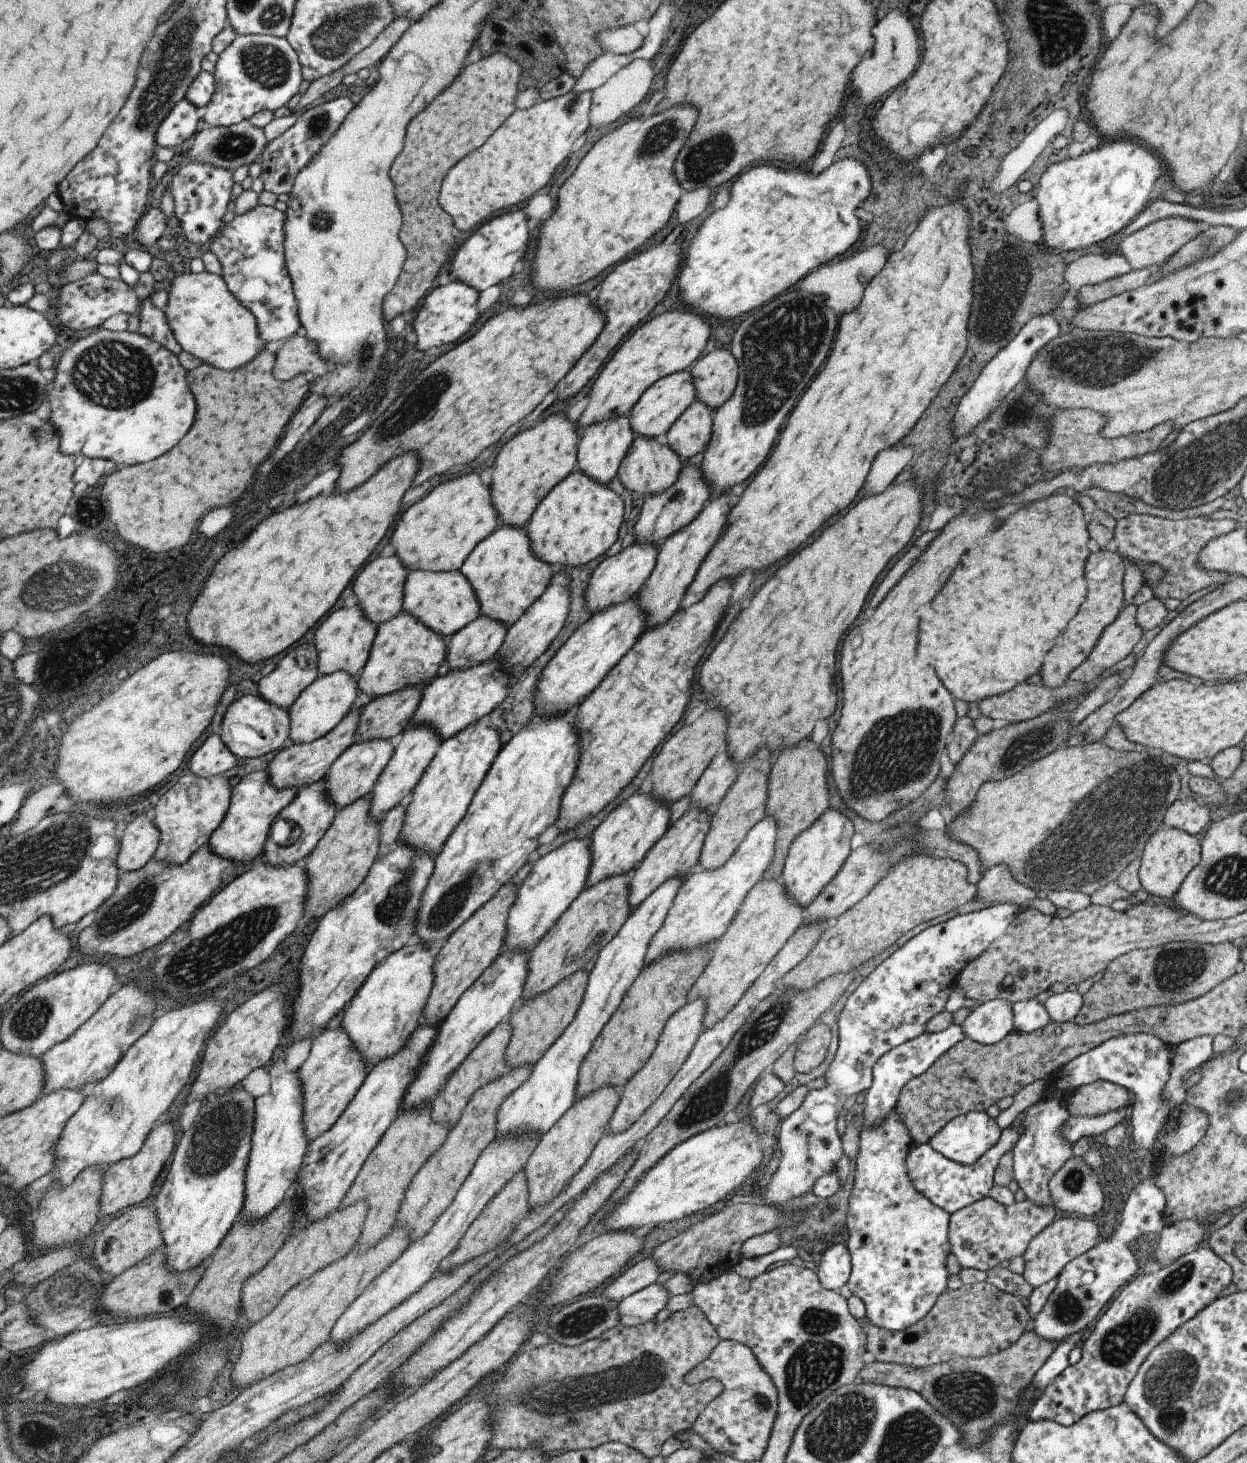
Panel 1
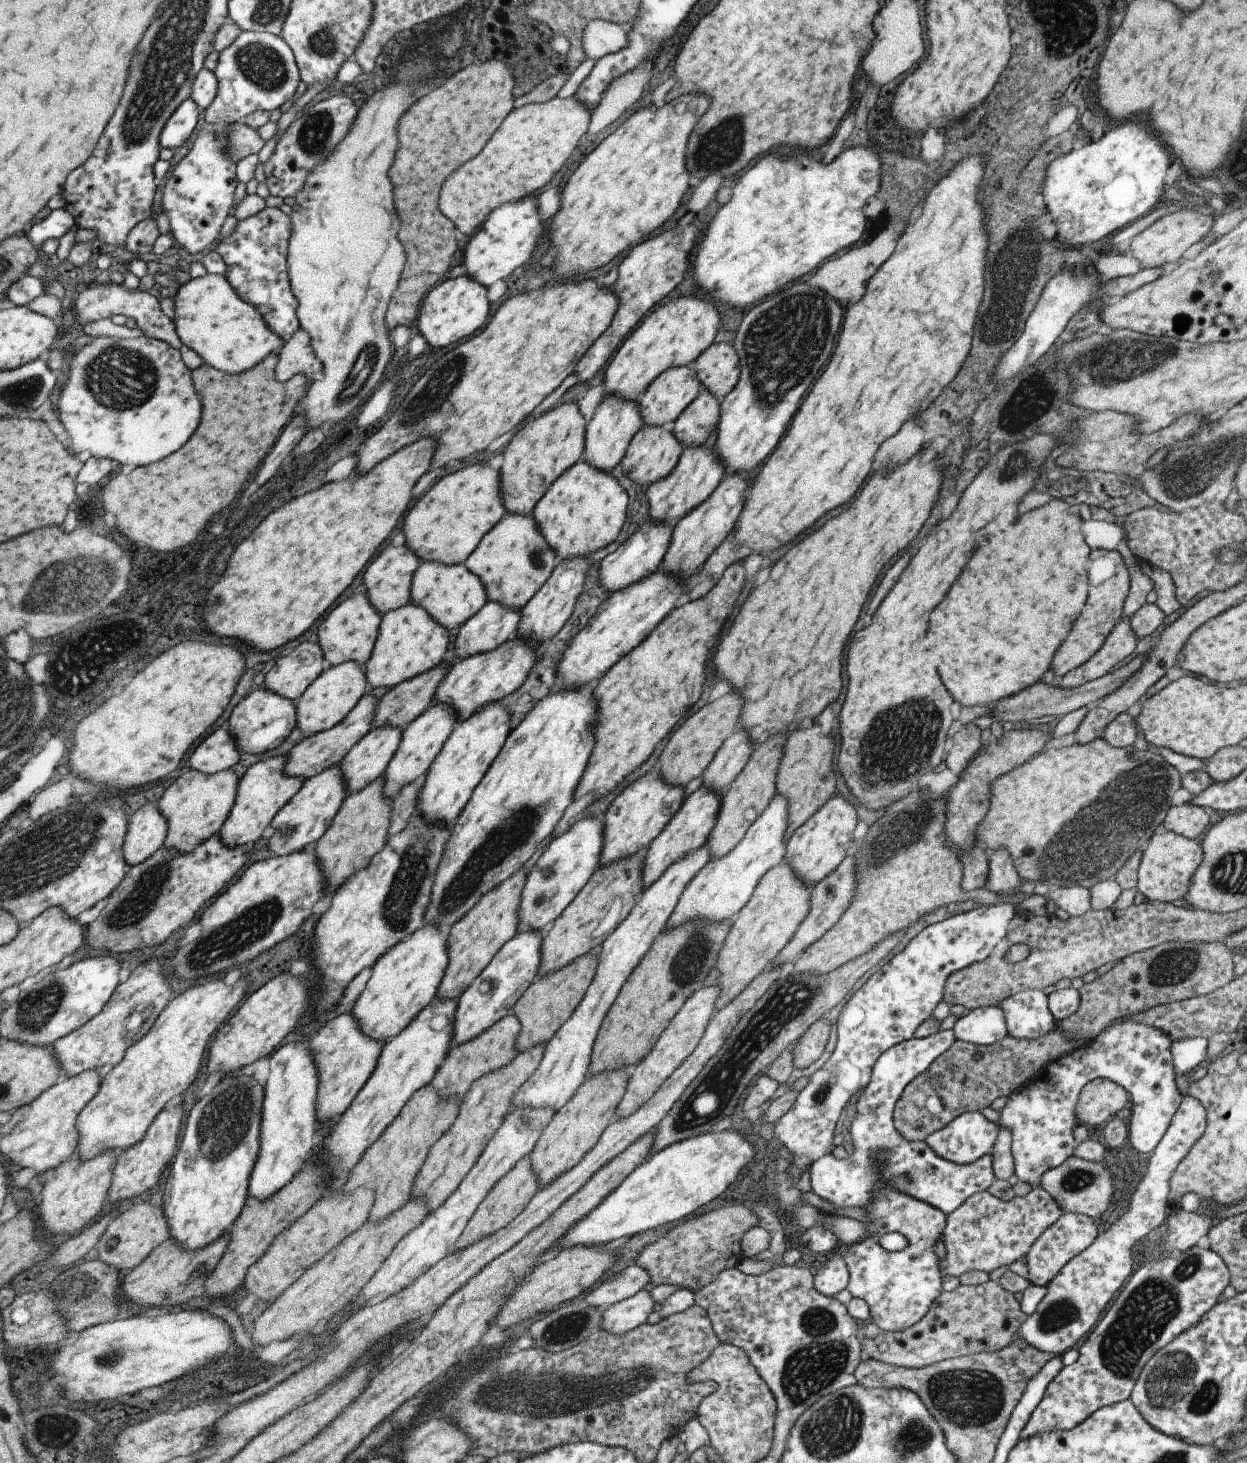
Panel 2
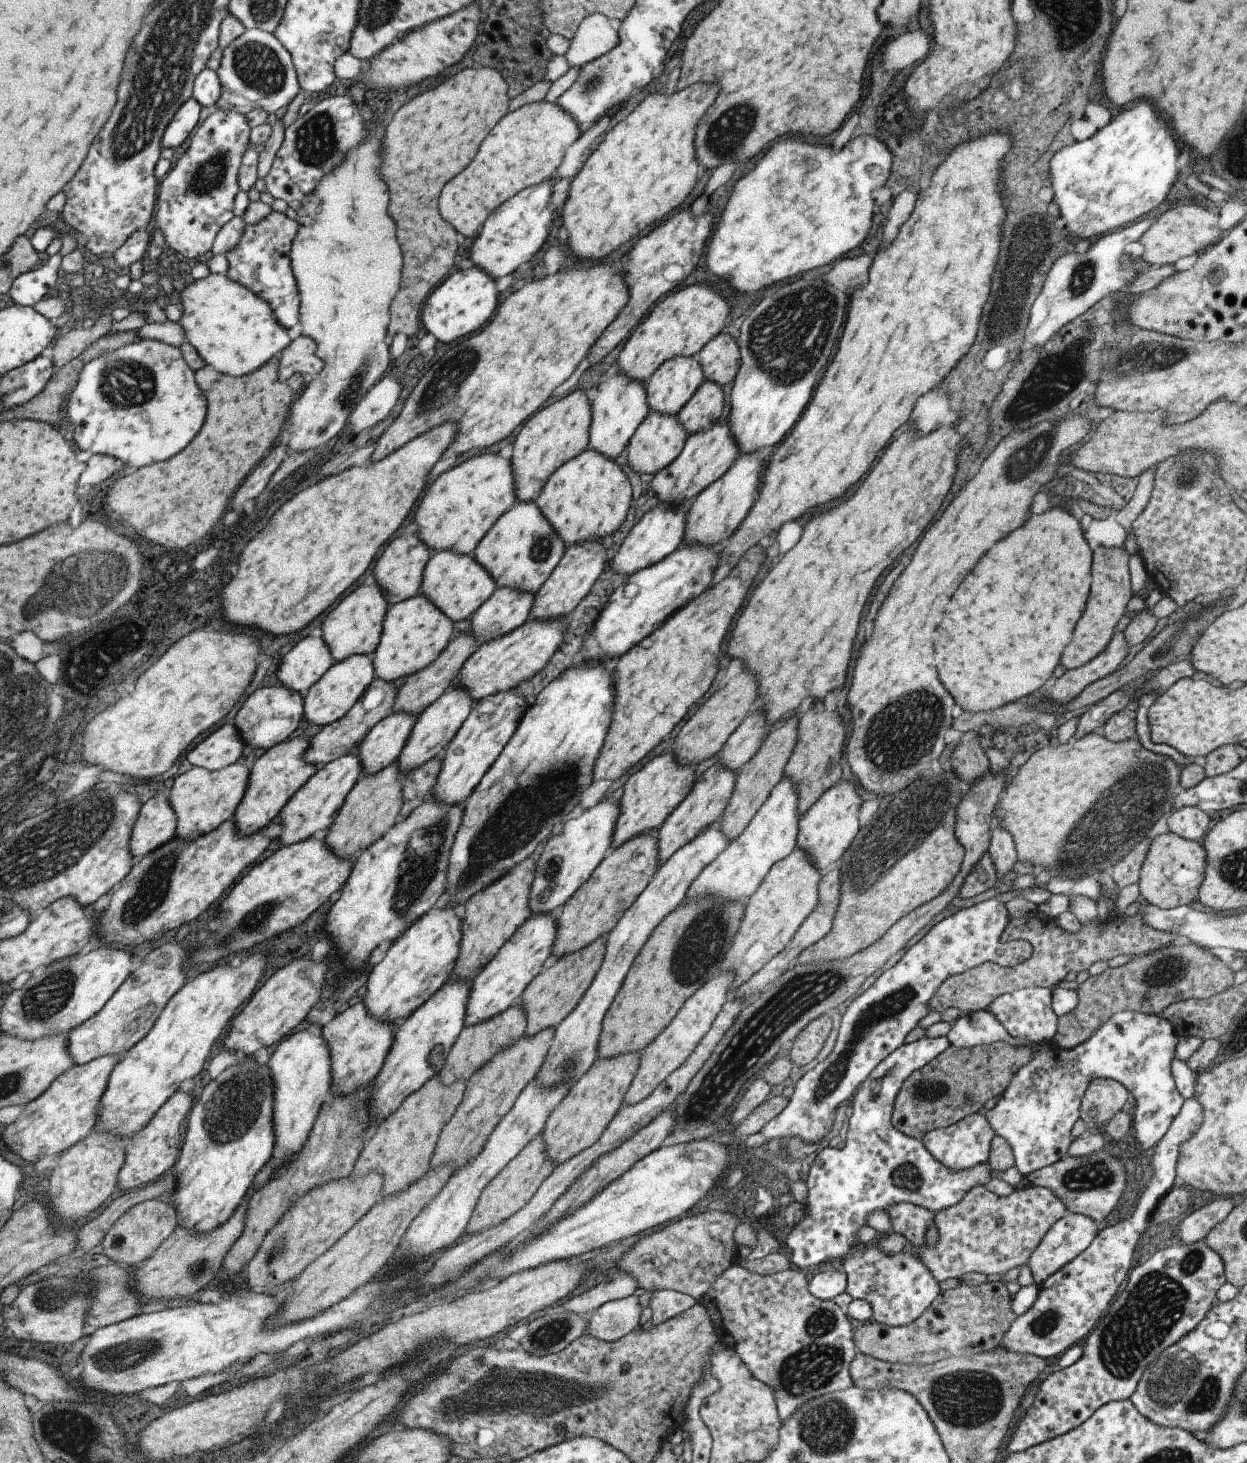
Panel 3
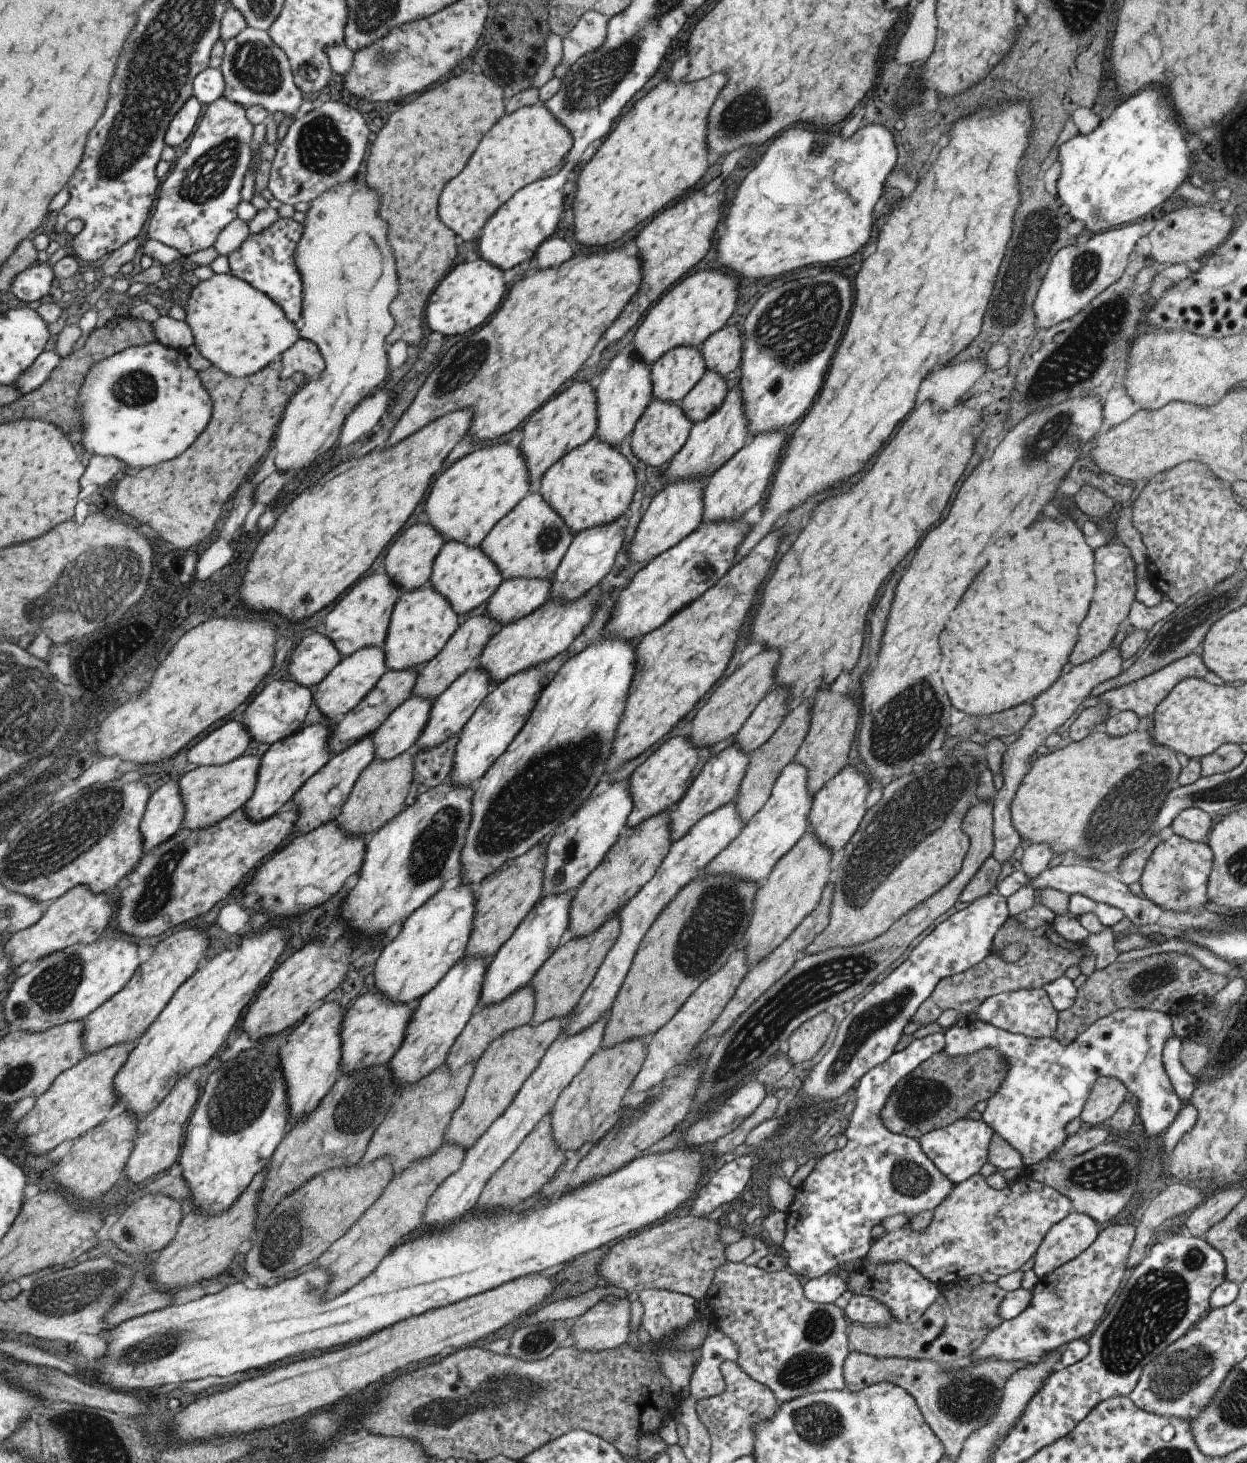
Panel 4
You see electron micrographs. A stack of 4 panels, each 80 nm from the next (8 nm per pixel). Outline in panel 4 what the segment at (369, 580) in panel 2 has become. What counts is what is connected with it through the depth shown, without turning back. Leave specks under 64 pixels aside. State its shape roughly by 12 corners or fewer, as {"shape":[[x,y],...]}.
{"shape":[[429,525],[403,530],[384,573],[400,592],[428,583],[445,541]]}

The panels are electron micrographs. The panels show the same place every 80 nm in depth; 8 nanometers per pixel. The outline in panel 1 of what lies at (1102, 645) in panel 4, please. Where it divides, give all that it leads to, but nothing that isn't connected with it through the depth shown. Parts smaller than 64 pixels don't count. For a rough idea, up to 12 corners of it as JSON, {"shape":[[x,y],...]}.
{"shape":[[1089,554],[1079,612],[1039,668],[1053,689],[1088,657],[1124,607],[1124,562]]}

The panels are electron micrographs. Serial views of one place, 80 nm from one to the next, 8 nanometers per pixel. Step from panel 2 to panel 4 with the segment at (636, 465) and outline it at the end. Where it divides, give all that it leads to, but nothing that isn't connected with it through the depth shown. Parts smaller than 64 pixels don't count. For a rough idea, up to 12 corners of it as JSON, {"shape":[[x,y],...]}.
{"shape":[[653,398],[629,434],[645,466],[681,450],[692,422]]}

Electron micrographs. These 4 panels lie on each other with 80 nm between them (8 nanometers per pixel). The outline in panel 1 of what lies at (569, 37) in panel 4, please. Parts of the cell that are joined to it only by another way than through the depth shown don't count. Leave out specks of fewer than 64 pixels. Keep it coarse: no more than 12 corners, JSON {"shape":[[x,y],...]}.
{"shape":[[633,26],[600,31],[603,53],[637,50],[643,37]]}

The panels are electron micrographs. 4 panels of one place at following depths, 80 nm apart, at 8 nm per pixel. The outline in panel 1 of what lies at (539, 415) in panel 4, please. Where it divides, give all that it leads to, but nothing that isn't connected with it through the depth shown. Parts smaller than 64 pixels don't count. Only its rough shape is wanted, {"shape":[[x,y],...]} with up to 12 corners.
{"shape":[[563,414],[497,452],[488,491],[501,526],[524,527],[576,469]]}

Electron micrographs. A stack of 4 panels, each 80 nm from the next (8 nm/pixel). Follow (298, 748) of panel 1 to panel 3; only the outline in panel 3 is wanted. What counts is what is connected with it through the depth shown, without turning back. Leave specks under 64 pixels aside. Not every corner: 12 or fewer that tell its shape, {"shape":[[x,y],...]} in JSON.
{"shape":[[374,678],[343,717],[310,738],[318,769],[355,751],[390,714],[397,689]]}

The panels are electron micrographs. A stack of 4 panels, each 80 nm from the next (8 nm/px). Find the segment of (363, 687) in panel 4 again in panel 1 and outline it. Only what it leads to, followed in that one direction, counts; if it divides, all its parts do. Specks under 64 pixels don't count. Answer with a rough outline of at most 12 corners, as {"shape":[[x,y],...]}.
{"shape":[[317,678],[288,710],[289,740],[324,737],[347,716],[359,684]]}

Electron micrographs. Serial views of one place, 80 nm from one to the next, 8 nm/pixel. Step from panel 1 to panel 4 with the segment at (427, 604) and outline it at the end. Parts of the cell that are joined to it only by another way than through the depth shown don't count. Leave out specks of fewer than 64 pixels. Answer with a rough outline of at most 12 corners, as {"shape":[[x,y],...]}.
{"shape":[[447,541],[428,583],[458,614],[501,584],[498,568],[466,543]]}

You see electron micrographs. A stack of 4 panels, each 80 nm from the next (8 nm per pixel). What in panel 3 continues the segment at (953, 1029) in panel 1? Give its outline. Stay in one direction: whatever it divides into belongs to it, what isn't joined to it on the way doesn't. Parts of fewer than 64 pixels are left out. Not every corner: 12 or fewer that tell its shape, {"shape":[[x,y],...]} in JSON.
{"shape":[[950,1042],[894,1048],[853,1094],[845,1146],[805,1182],[791,1266],[842,1259],[868,1213],[937,1213],[992,1178],[890,1121],[905,1078]]}

